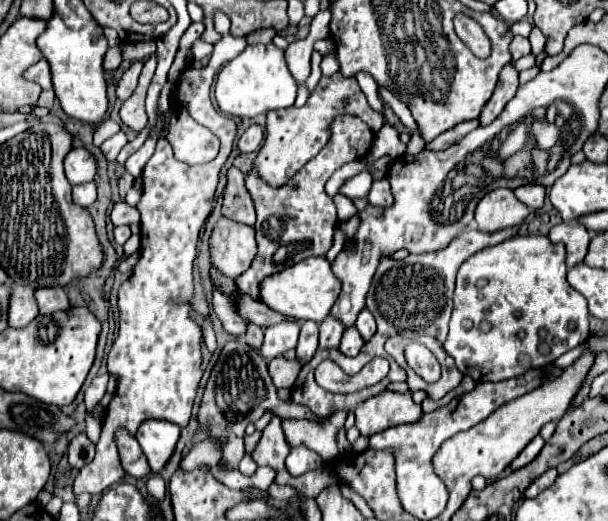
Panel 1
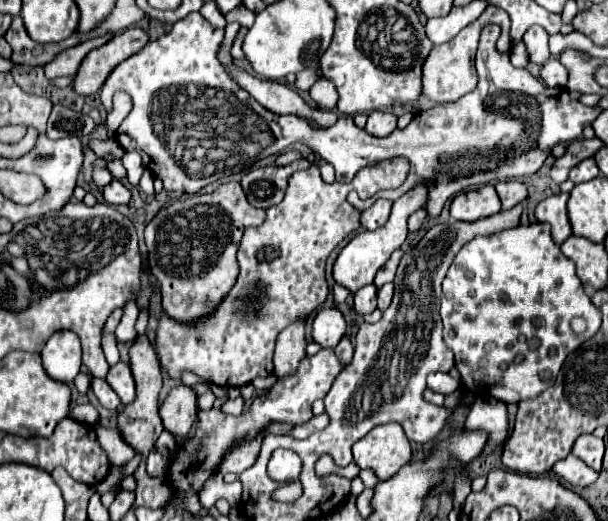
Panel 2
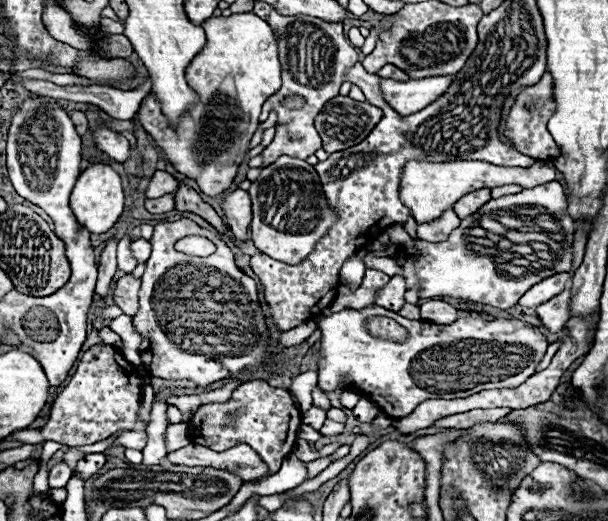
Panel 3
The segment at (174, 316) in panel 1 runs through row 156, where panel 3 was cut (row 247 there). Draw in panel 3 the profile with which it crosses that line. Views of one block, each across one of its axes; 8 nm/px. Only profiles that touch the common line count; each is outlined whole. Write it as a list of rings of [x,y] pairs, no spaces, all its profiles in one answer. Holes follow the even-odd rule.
[[[182,218],[176,222],[156,224],[150,244],[152,244],[152,254],[146,262],[146,272],[142,276],[140,310],[134,316],[136,330],[142,334],[142,340],[148,340],[148,346],[140,350],[140,358],[146,370],[152,376],[164,380],[192,380],[198,386],[208,386],[216,380],[228,378],[228,374],[252,372],[254,368],[268,364],[270,360],[260,360],[260,356],[268,352],[266,348],[268,338],[264,338],[266,320],[258,304],[256,282],[238,270],[234,262],[234,254],[224,244],[224,240],[200,228],[196,222]],[[188,232],[200,232],[204,238],[210,238],[216,244],[216,252],[210,254],[208,258],[194,258],[174,250],[172,246],[180,238],[188,236]]]

